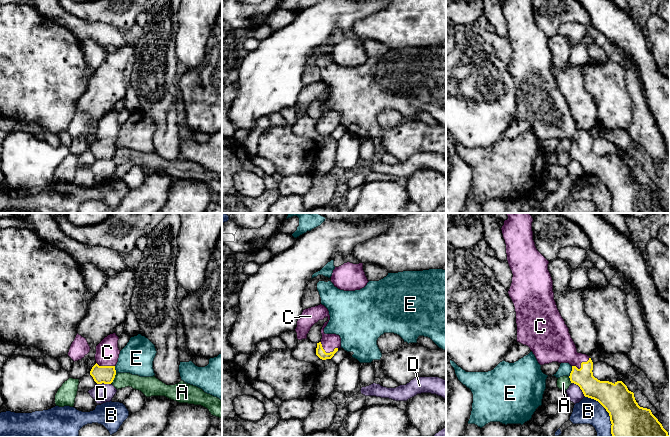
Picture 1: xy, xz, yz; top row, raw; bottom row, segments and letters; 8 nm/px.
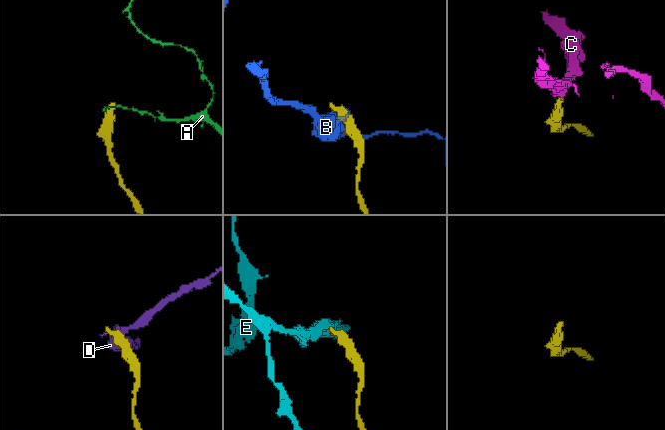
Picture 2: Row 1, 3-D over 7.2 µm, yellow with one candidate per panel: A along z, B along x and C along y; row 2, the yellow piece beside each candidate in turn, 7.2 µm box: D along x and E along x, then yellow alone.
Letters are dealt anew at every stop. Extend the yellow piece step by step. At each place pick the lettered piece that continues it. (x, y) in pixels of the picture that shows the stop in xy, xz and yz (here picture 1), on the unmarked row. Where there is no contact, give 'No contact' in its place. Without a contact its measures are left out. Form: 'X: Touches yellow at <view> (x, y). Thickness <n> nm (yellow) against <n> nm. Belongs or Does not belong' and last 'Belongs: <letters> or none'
A: Touches yellow at xy (114, 153). Thickness 140 nm (yellow) against 130 nm. Does not belong
B: Touches yellow at yz (608, 188). Thickness 360 nm (yellow) against 200 nm. Does not belong
C: Touches yellow at xz (327, 129). Thickness 80 nm (yellow) against 130 nm. Belongs
D: Touches yellow at yz (580, 164). Thickness 200 nm (yellow) against 120 nm. Does not belong
E: Touches yellow at yz (571, 147). Thickness 160 nm (yellow) against 100 nm. Does not belong
Belongs: C

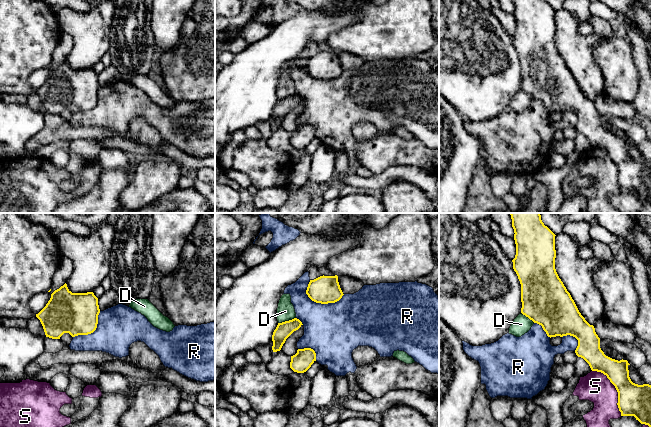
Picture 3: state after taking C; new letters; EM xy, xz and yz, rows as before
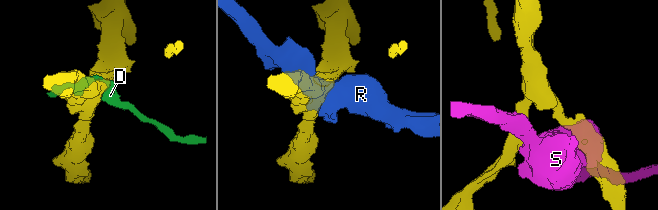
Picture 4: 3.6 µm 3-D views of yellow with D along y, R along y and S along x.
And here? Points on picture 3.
D: Touches yellow at xz (286, 97). Thickness 130 nm (yellow) against 140 nm. Does not belong
R: Touches yellow at xz (323, 79). Thickness 220 nm (yellow) against 440 nm. Does not belong
S: Touches yellow at yz (616, 165). Thickness 260 nm (yellow) against 240 nm. Does not belong
Belongs: none

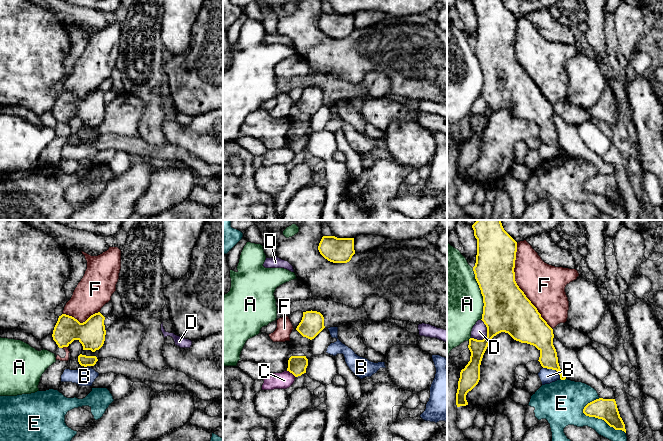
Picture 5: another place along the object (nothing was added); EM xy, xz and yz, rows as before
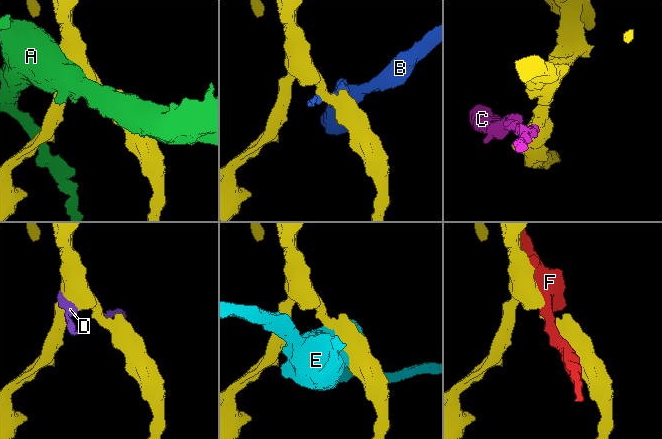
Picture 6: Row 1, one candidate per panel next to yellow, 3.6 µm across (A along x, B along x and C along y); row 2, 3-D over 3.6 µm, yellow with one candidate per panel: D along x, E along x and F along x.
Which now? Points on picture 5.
A: Touches yellow at yz (481, 69). Thickness 380 nm (yellow) against 500 nm. Does not belong
B: Touches yellow at yz (553, 145). Thickness 160 nm (yellow) against 120 nm. Does not belong
C: Touches yellow at xz (291, 148). Thickness 150 nm (yellow) against 140 nm. Does not belong
D: Touches yellow at yz (487, 111). Thickness 360 nm (yellow) against 130 nm. Does not belong
E: Touches yellow at yz (602, 195). Thickness 180 nm (yellow) against 180 nm. Does not belong
F: Touches yellow at yz (518, 62). Thickness 380 nm (yellow) against 340 nm. Does not belong
Belongs: none

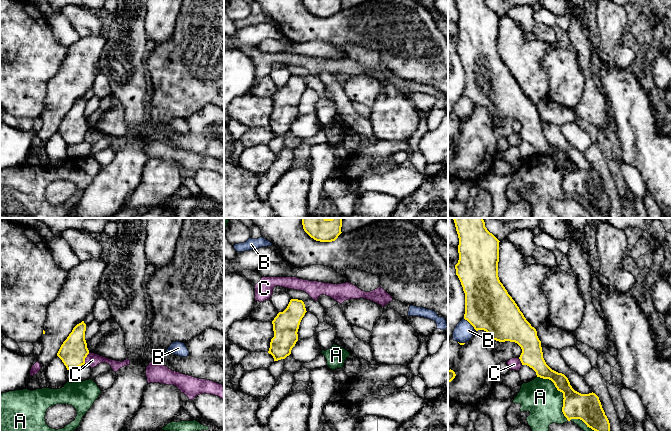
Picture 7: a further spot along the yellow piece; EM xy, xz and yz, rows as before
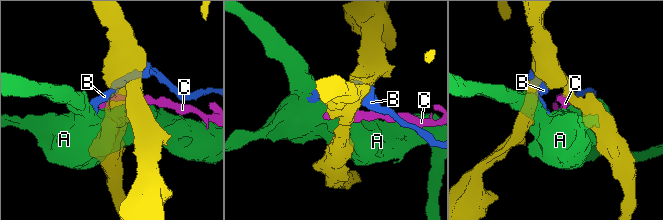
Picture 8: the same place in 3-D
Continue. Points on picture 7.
A: Touches yellow at yz (563, 189). Thickness 220 nm (yellow) against 300 nm. Does not belong
B: Touches yellow at yz (470, 99). Thickness 380 nm (yellow) against 160 nm. Does not belong
C: Touches yellow at xy (85, 133). Thickness 220 nm (yellow) against 110 nm. Does not belong
Belongs: none

